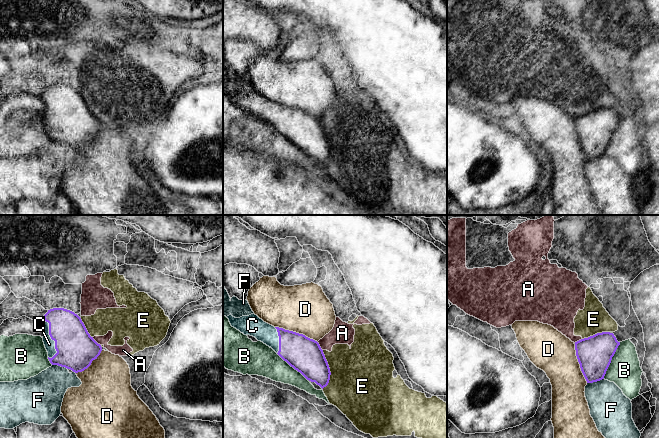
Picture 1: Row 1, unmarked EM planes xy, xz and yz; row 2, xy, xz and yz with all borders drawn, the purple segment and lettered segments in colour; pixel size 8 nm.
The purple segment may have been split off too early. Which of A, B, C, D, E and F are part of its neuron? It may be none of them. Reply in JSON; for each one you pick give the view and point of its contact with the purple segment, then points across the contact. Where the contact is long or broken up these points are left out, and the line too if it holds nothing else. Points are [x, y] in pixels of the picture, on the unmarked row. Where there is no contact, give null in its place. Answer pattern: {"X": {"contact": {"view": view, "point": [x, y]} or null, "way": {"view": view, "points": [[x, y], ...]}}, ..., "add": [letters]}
{"C": {"contact": {"view": "xy", "point": [51, 114]}, "way": {"view": "xy", "points": [[76, 125], [64, 114], [51, 114], [49, 120]]}}, "add": ["C"]}

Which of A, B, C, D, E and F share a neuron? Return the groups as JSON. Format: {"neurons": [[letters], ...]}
{"neurons": [["A", "E"], ["B"], ["C"], ["D"], ["F"]]}

